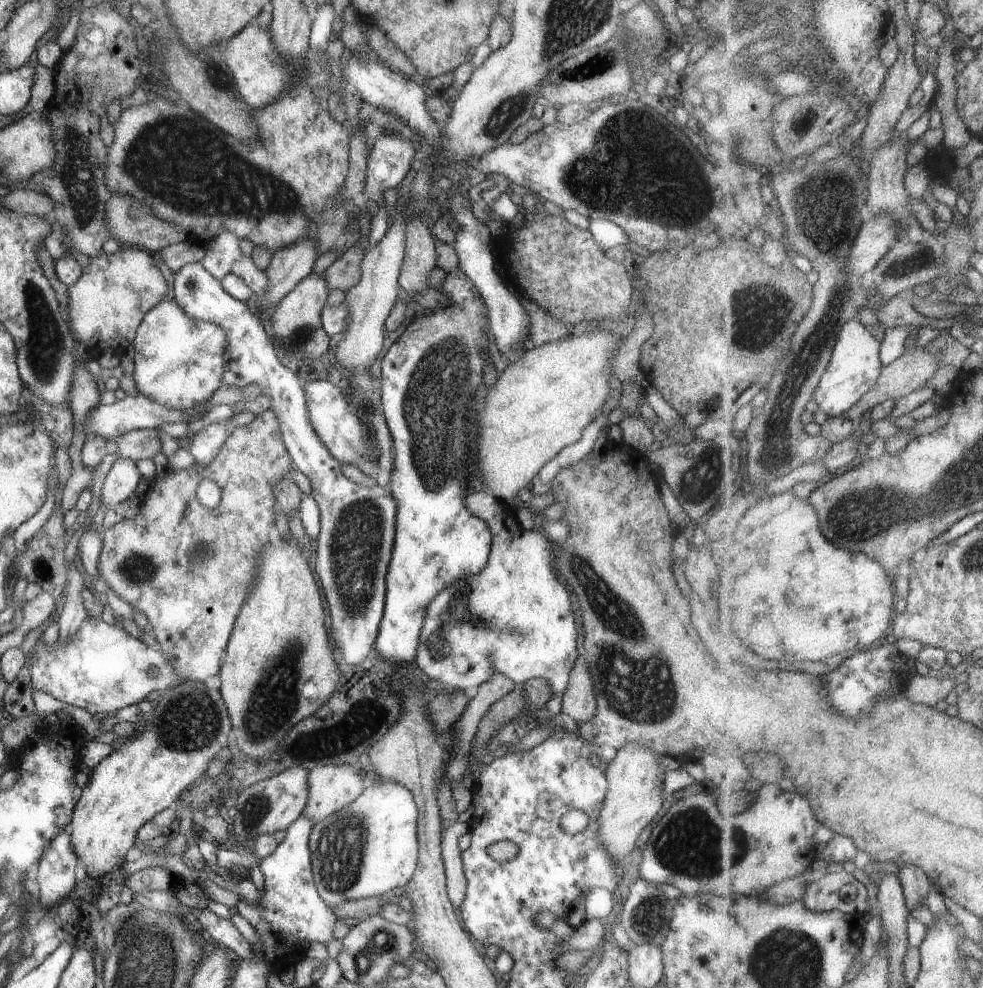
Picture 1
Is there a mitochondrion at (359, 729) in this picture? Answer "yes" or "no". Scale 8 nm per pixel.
no

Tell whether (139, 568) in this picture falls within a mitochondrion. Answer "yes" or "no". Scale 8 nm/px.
yes

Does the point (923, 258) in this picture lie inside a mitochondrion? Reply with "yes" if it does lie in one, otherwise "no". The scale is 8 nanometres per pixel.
yes

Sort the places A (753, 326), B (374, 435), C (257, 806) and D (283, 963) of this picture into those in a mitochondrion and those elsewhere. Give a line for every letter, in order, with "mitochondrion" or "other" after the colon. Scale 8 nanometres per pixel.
A: mitochondrion
B: other
C: mitochondrion
D: other

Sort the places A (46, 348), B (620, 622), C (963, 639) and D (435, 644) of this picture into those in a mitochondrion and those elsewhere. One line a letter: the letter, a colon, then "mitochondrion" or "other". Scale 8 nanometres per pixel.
A: mitochondrion
B: mitochondrion
C: other
D: mitochondrion

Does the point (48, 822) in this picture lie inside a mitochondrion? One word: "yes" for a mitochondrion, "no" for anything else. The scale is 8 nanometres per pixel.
no

